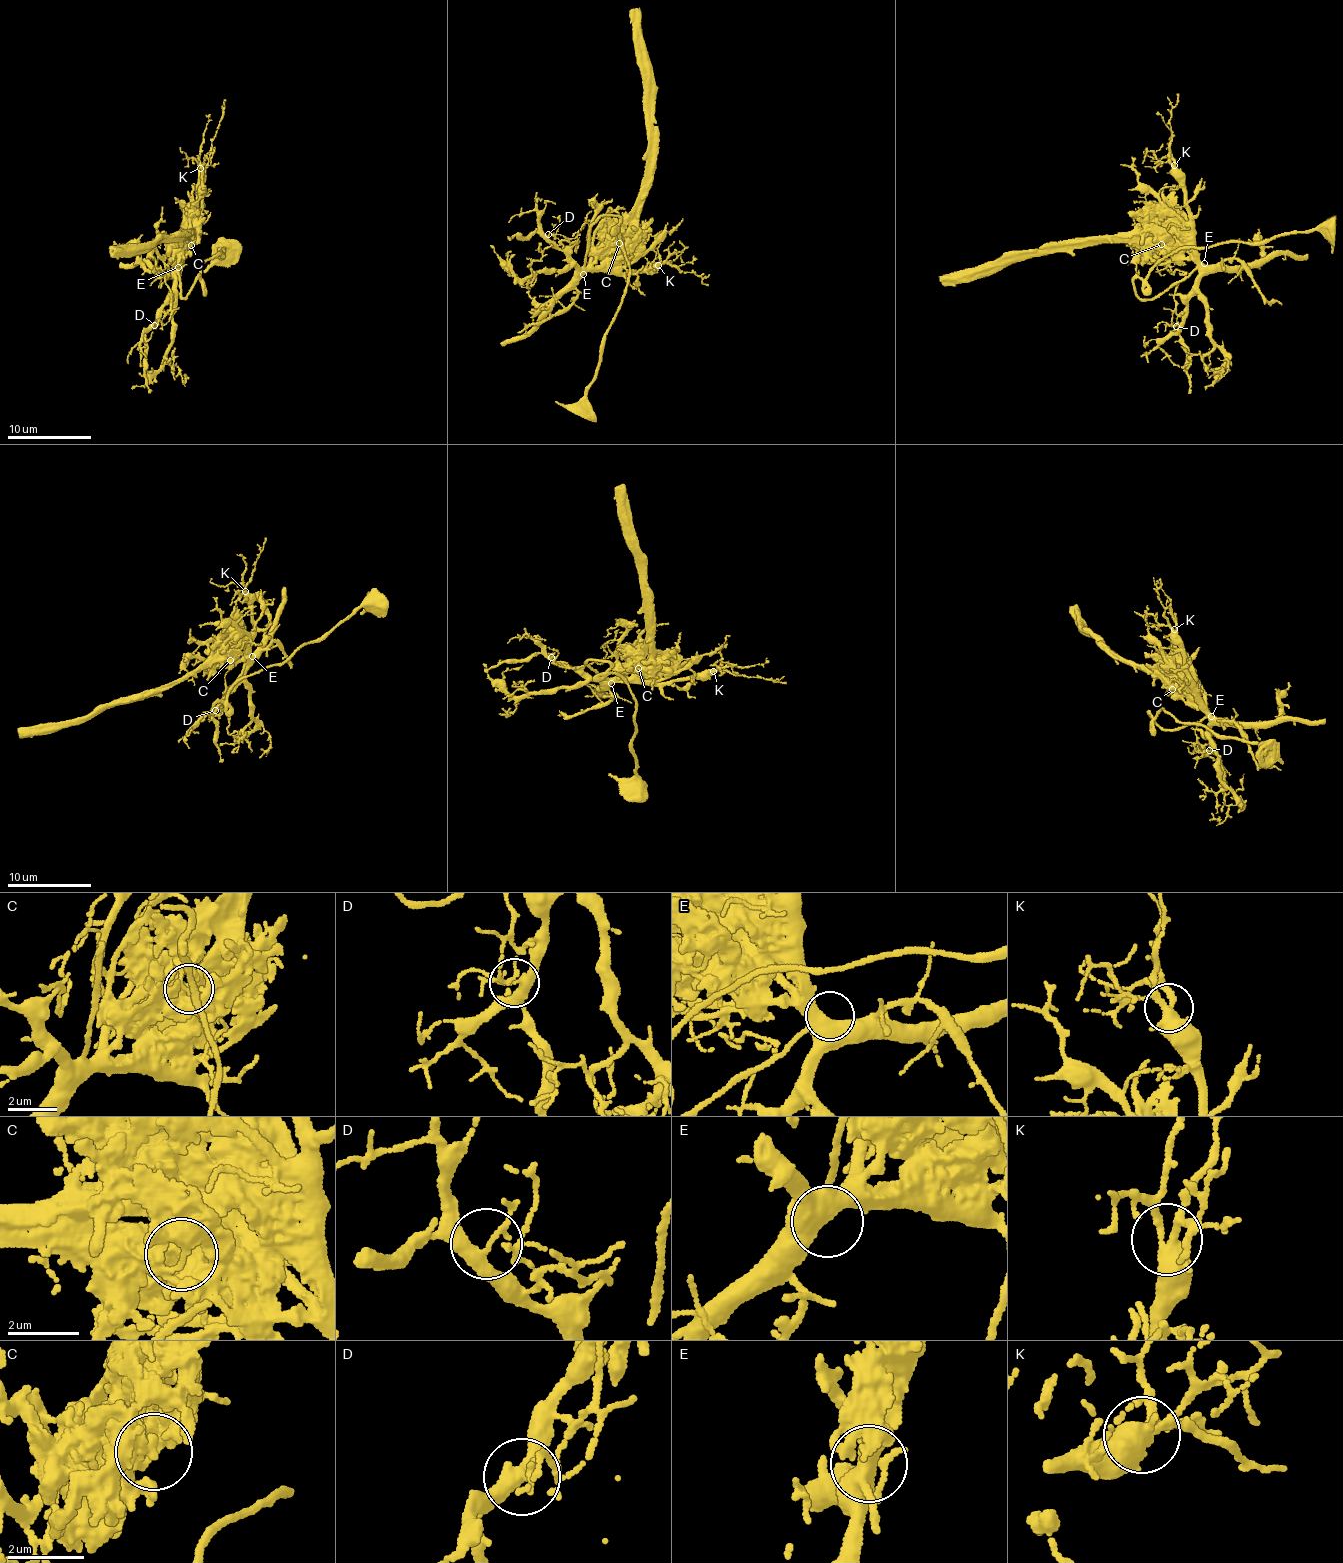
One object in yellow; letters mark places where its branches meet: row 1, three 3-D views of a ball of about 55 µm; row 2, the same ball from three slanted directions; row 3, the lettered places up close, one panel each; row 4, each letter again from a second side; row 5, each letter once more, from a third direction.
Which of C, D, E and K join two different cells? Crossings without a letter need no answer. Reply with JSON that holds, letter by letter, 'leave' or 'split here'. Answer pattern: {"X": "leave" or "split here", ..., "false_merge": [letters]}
{"C": "split here", "D": "leave", "E": "leave", "K": "leave", "false_merge": ["C"]}

